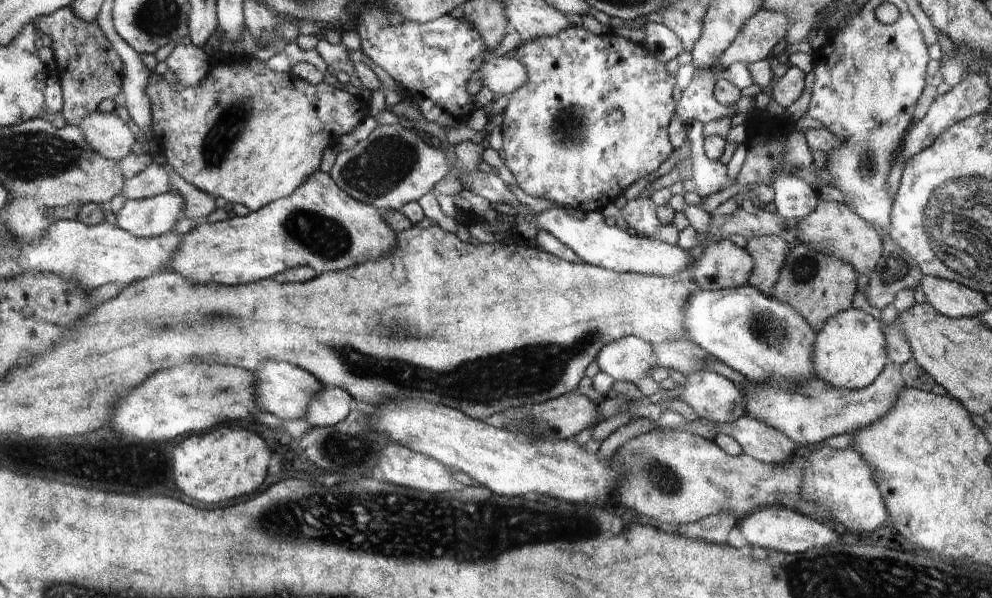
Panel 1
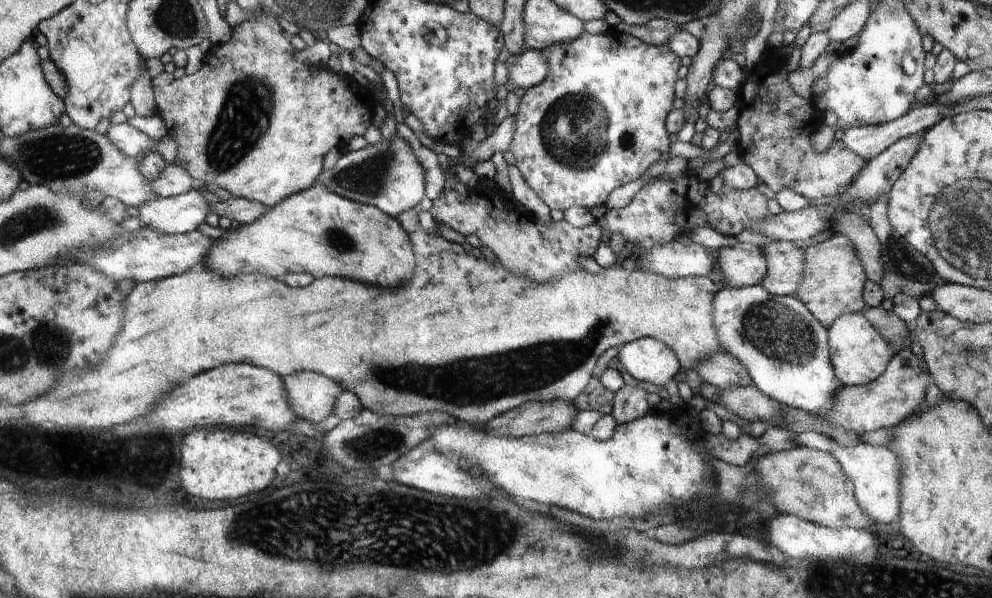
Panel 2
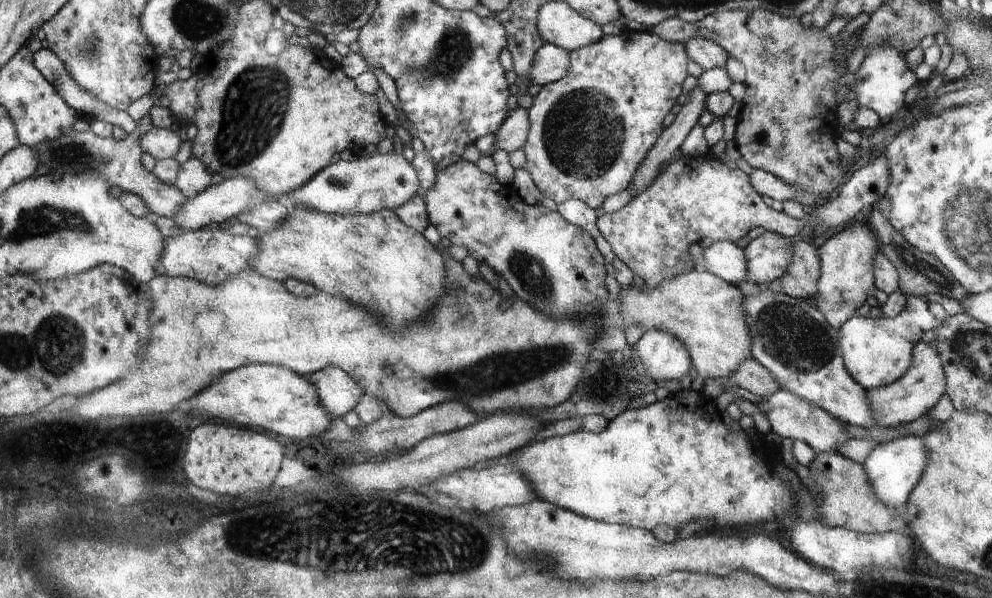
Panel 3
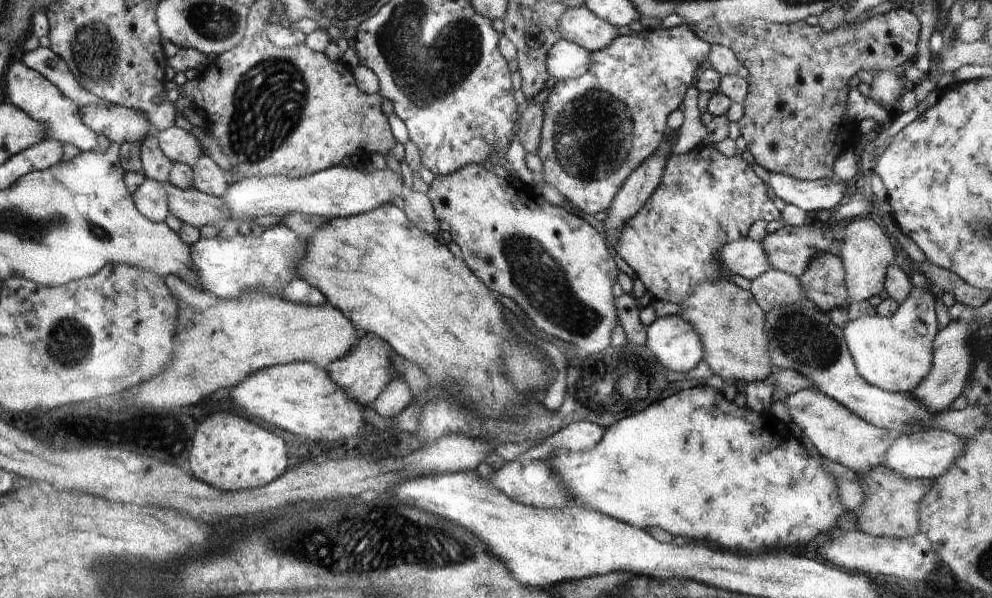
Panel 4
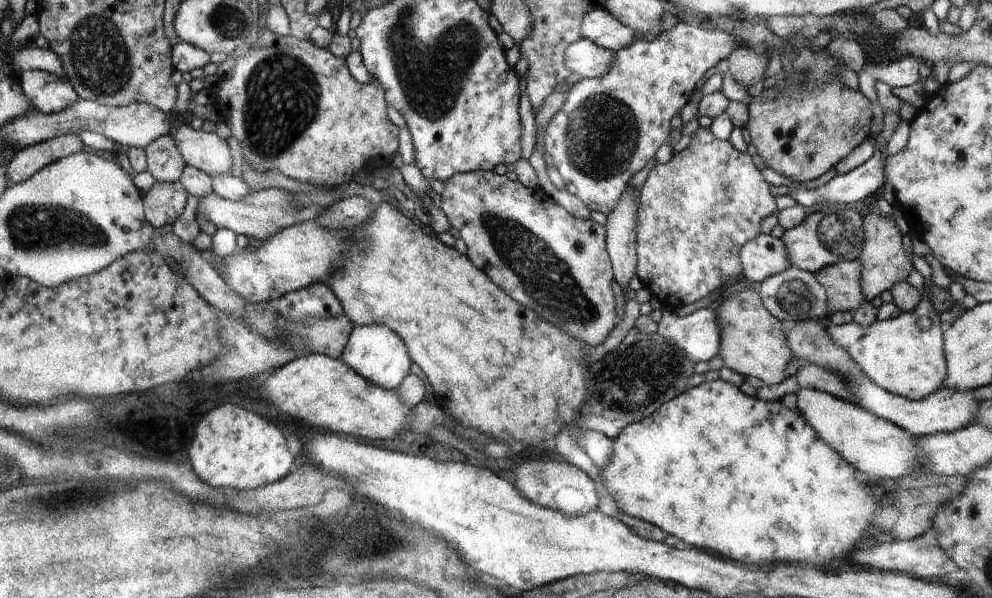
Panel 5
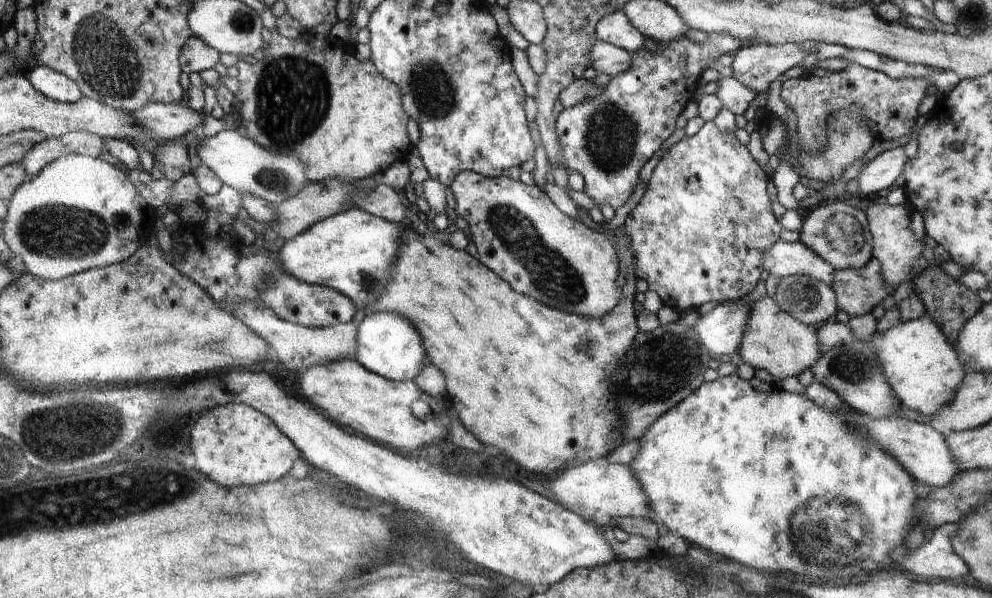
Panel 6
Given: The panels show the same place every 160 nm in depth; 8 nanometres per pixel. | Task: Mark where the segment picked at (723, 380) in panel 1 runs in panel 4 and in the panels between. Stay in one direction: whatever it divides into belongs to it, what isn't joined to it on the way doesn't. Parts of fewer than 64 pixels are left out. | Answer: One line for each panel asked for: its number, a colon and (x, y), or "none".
2: (747, 402)
3: (790, 416)
4: (839, 435)

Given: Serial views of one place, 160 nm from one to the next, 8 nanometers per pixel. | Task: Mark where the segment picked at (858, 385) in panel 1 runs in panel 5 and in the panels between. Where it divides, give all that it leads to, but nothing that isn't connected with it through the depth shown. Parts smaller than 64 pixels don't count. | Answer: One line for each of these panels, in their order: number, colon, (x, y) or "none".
2: (859, 354)
3: (876, 351)
4: (889, 354)
5: (898, 356)

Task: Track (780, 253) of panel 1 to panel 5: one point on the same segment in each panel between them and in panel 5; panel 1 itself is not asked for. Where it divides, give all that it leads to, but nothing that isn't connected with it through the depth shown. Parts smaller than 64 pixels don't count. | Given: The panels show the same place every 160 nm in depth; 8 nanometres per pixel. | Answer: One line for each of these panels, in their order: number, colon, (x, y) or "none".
2: (785, 260)
3: (800, 280)
4: (824, 279)
5: (842, 281)

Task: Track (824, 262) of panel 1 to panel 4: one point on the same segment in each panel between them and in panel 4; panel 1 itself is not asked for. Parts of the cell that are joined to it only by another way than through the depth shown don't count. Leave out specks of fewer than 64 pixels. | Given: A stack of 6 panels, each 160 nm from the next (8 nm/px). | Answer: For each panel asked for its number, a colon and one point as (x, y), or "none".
2: (833, 280)
3: (847, 278)
4: (866, 252)

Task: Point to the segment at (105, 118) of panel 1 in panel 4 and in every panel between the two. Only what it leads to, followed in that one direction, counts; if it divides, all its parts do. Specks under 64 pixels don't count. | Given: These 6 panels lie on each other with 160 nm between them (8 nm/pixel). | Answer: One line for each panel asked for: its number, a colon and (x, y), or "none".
2: (130, 141)
3: (161, 143)
4: (180, 146)

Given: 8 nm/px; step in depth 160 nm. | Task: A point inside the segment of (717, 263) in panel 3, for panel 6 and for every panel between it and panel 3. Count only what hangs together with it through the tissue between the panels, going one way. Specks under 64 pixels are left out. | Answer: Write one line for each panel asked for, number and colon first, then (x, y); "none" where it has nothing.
4: (746, 257)
5: (766, 255)
6: (782, 259)

